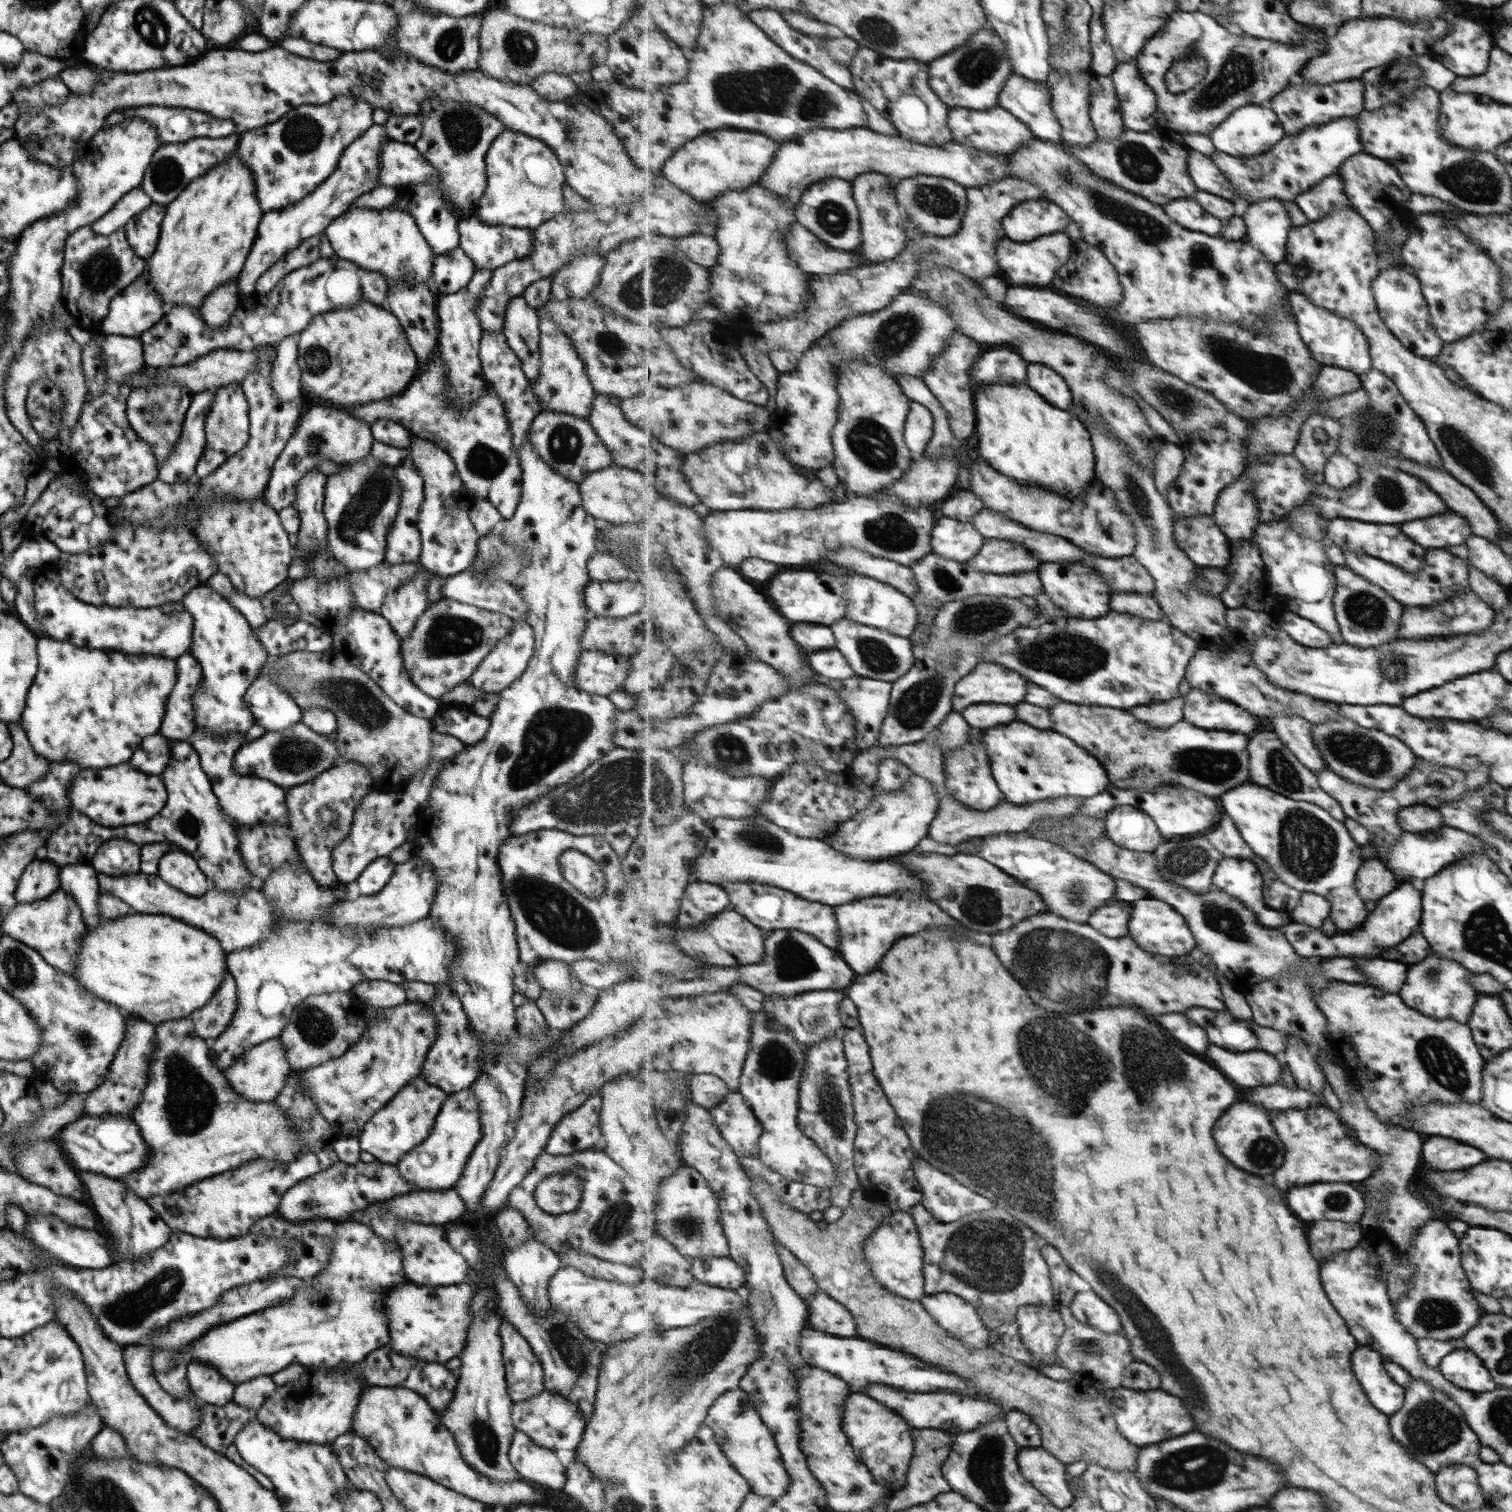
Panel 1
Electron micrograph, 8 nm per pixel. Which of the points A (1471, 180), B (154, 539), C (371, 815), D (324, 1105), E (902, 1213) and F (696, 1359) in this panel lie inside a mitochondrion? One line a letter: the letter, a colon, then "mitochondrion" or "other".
A: mitochondrion
B: mitochondrion
C: mitochondrion
D: other
E: other
F: mitochondrion

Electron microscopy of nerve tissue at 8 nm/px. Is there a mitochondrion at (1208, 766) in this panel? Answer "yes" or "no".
yes

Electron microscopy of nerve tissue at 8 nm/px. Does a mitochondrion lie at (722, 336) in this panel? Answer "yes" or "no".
no

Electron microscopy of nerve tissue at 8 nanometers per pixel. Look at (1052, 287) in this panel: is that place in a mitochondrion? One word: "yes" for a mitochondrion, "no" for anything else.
no

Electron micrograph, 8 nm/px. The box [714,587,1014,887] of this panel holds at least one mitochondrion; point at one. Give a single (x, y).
(913, 708)

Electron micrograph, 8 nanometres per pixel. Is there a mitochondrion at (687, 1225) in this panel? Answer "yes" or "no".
yes

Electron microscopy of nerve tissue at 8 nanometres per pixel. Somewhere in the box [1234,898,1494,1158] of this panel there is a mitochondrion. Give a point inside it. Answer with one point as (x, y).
(1438, 1059)

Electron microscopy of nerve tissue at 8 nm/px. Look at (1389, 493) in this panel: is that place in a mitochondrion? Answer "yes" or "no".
yes

